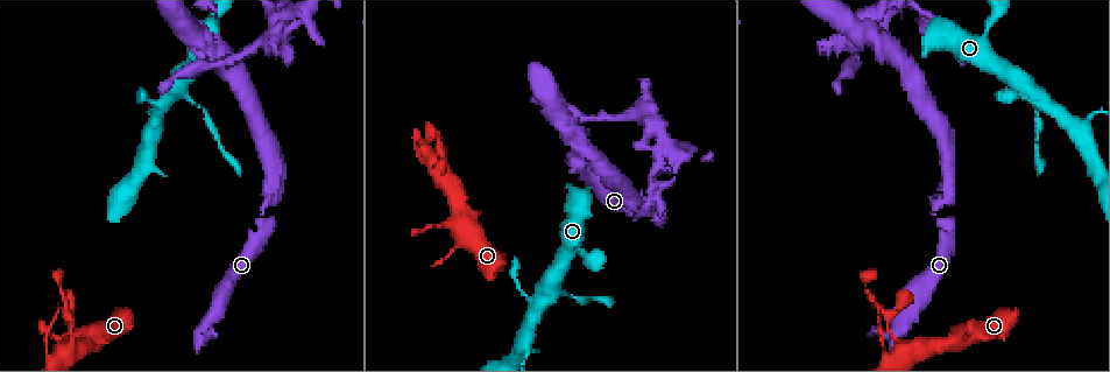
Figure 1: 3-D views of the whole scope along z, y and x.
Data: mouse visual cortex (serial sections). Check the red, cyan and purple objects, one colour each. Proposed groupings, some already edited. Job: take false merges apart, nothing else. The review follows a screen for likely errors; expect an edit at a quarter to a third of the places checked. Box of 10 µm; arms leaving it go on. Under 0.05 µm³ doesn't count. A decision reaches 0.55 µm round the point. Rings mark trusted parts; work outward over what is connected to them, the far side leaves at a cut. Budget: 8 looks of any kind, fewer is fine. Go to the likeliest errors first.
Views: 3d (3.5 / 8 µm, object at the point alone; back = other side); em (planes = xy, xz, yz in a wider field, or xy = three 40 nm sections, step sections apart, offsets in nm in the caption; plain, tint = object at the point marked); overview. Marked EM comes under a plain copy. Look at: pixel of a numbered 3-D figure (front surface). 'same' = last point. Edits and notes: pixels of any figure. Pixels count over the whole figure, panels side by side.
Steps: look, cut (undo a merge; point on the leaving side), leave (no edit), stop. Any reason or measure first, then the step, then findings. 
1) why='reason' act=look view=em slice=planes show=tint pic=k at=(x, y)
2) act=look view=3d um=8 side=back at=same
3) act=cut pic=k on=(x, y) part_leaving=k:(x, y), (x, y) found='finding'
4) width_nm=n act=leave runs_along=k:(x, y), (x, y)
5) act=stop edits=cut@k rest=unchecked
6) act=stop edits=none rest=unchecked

act=look view=3d um=8 pic=1 at=(439, 148)

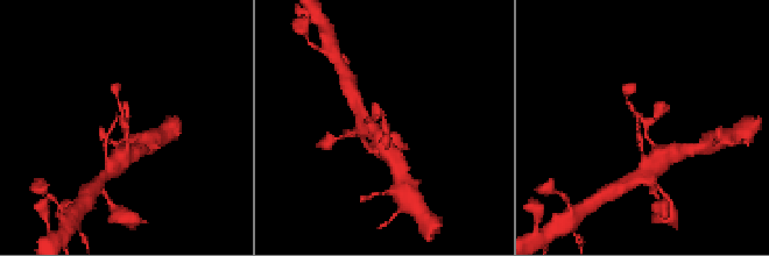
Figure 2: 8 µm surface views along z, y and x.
why='now the EM' act=look view=em slice=xy step=5 show=tint at=same

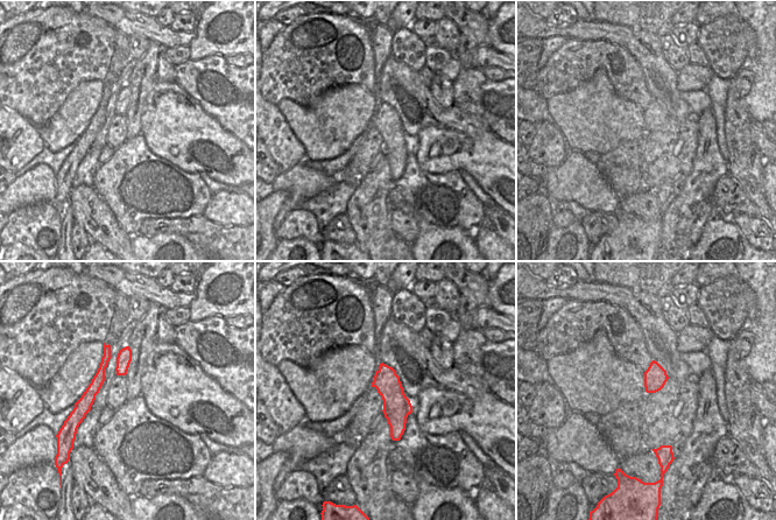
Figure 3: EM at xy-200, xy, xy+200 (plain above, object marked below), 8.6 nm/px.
act=leave runs_along=2:(661, 153), (648, 139), (647, 125), (667, 104) found='continuous, no second cell'

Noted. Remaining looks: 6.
why='abrupt turn' act=look view=3d um=3.5 pic=1 at=(935, 211)

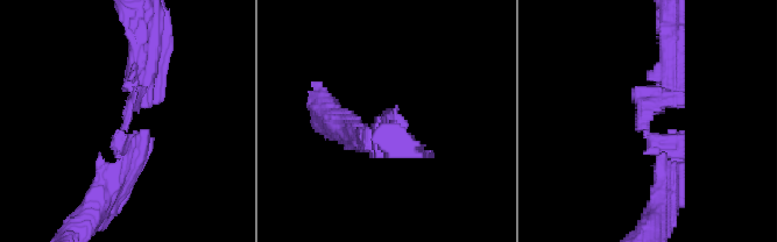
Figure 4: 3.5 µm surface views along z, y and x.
arm_widths_nm=300,350 act=look view=em slice=xy step=1 show=tint pic=4 at=(126, 122)

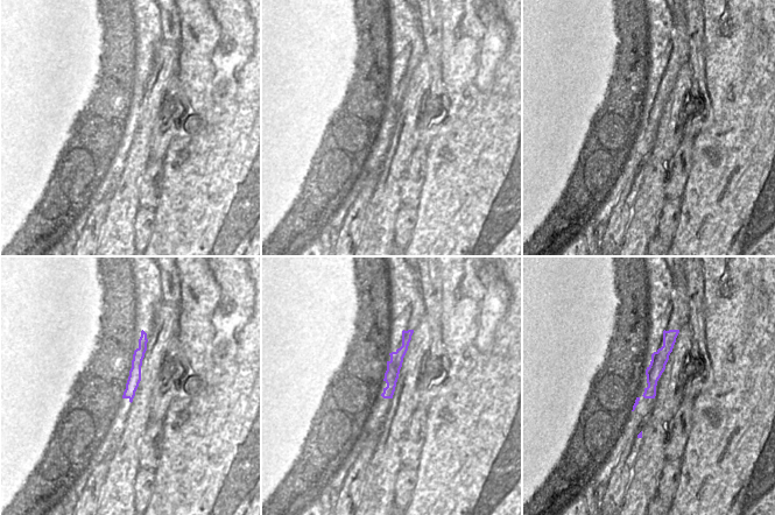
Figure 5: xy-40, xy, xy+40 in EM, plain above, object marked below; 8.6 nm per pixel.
act=leave runs_along=5:(675, 332), (653, 372), (647, 395) found='all the same cell'

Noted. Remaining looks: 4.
act=look view=3d um=3.5 side=back pic=1 at=(1029, 91)

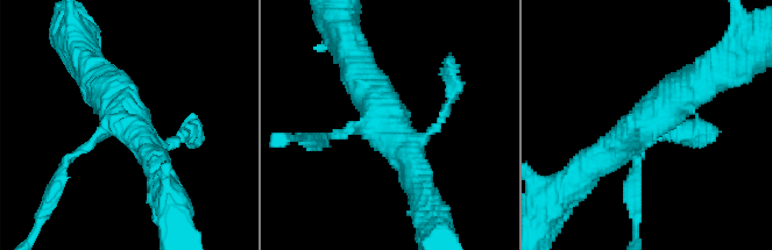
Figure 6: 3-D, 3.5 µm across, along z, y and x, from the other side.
arms=3 arm_widths_nm=100,350,500 act=look view=em slice=xy step=5 show=tint pic=6 at=(108, 125)

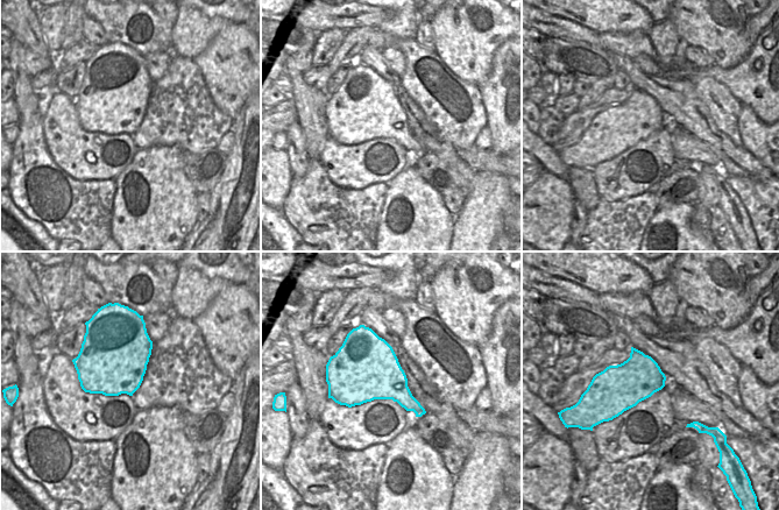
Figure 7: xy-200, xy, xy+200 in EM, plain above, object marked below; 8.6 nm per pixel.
act=leave runs_along=6:(714, 76), (681, 90), (603, 157) found='all the same cell'

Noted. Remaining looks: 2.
why='calibre changes' act=look view=3d um=3.5 pic=1 at=(1077, 129)

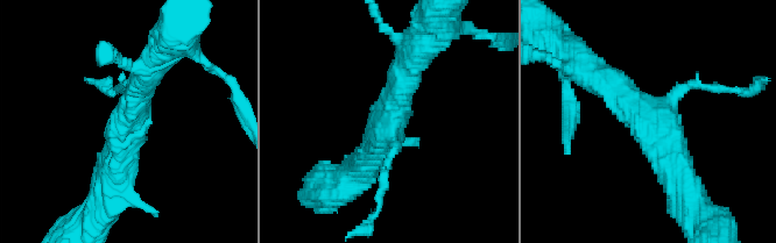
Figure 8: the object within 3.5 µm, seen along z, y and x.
arms=3 arm_widths_nm=100,400,450 why='now the EM' act=look view=em slice=xy step=3 show=tint pic=8 at=(129, 119)

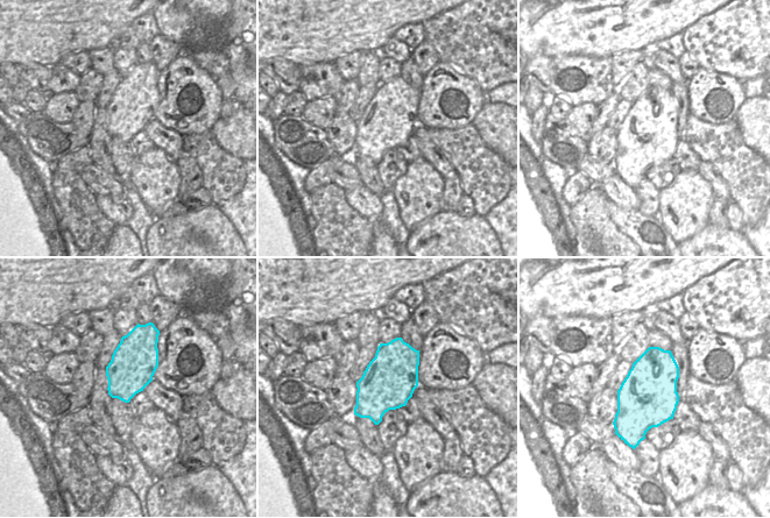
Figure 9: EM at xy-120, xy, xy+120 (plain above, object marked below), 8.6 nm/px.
width_nm=460 act=leave runs_along=8:(593, 74), (656, 128), (683, 186) found='one cell here'

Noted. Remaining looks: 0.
act=stop edits=none rest=unchecked

